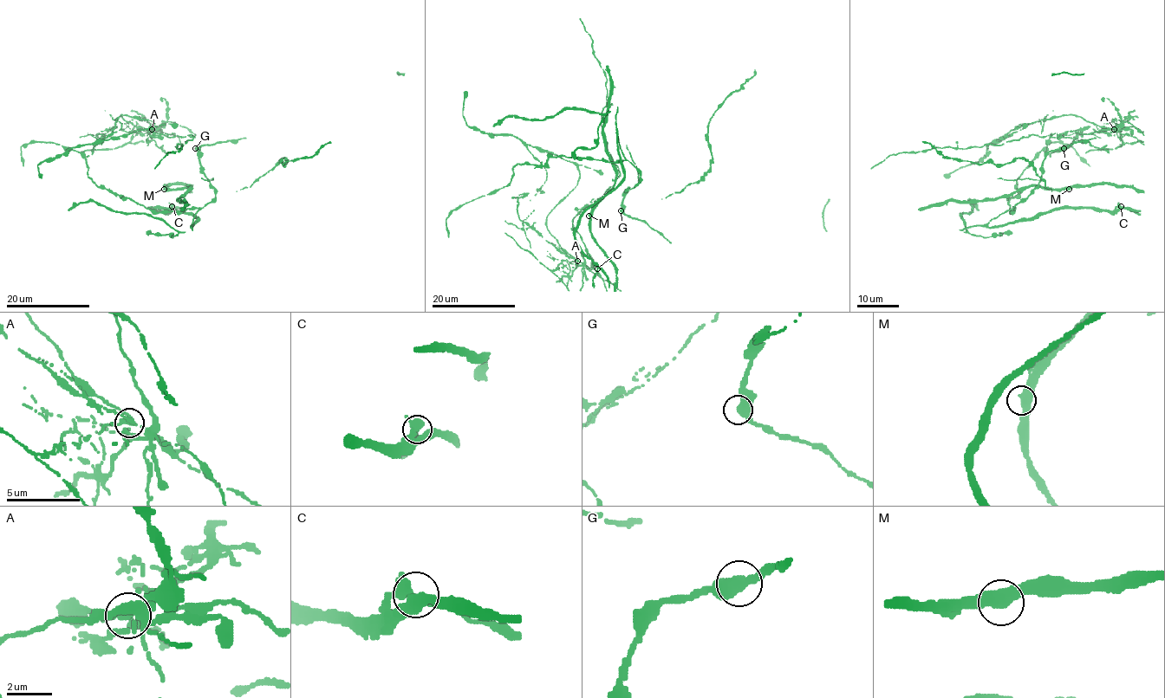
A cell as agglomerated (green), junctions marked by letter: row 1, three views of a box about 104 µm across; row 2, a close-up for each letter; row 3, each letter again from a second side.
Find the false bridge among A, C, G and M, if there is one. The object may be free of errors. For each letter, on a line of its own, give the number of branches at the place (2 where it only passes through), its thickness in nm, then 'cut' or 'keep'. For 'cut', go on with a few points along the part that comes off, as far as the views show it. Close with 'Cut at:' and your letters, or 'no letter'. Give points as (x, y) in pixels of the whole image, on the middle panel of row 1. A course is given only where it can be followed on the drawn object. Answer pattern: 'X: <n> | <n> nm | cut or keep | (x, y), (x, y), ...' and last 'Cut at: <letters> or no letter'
A: 3 | 260 nm | cut | (577, 261), (583, 256), (573, 219), (621, 173), (601, 125), (607, 79), (579, 18)
C: 3 | 280 nm | keep
G: 2 | 440 nm | keep
M: 2 | 440 nm | keep
Cut at: A

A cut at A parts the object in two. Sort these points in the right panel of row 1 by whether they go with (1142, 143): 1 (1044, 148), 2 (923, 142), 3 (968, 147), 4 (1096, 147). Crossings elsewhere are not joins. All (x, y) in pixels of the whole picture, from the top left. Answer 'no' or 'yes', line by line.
1: no
2: no
3: yes
4: yes

